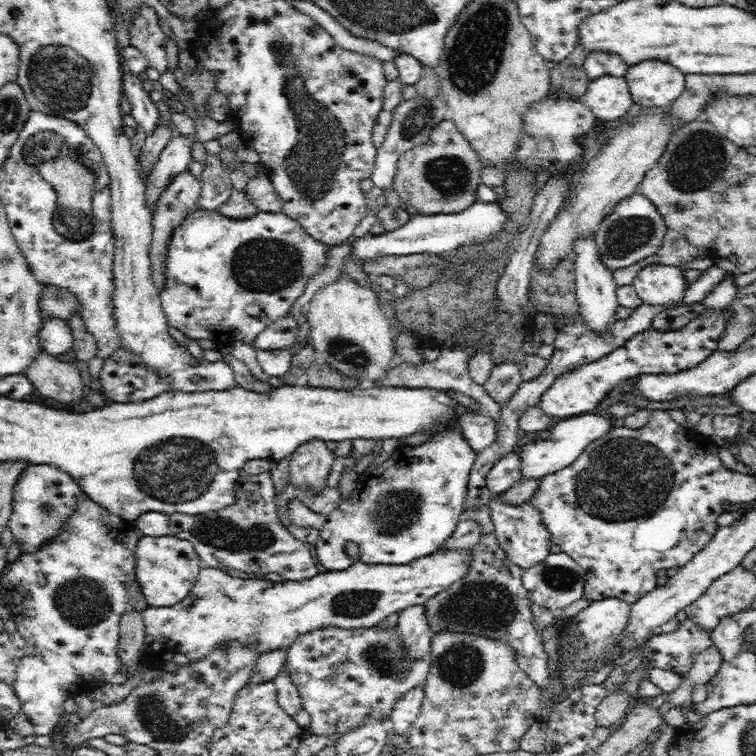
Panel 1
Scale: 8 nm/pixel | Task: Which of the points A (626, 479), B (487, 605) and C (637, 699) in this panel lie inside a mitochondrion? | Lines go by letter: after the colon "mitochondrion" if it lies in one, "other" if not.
A: mitochondrion
B: mitochondrion
C: other

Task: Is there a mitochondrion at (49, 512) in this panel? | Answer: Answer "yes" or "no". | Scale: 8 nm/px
yes

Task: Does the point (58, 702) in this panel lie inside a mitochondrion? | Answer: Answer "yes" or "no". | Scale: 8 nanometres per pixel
no

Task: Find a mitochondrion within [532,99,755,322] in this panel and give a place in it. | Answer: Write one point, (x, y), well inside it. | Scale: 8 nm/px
(699, 160)

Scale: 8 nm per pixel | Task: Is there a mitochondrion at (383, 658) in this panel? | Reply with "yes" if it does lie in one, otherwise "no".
yes

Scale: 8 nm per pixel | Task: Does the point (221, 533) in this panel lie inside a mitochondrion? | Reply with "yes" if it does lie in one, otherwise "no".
yes

